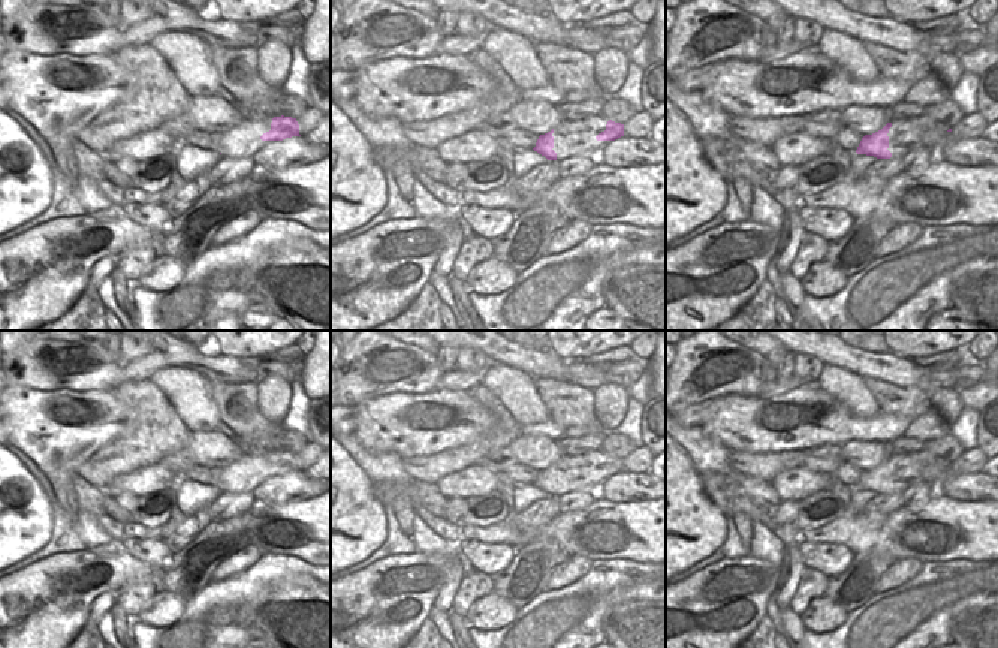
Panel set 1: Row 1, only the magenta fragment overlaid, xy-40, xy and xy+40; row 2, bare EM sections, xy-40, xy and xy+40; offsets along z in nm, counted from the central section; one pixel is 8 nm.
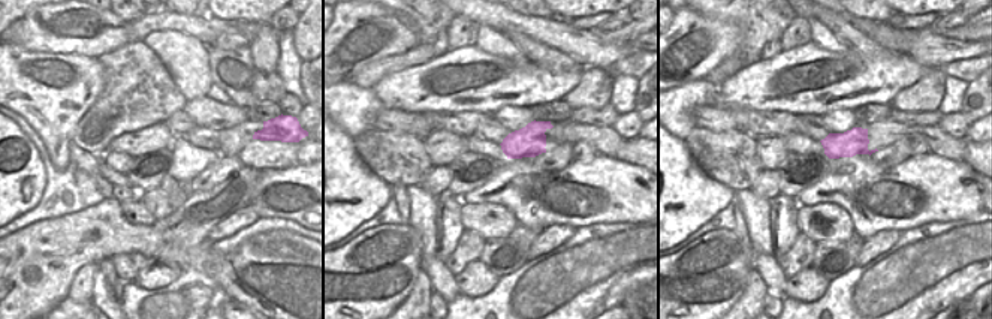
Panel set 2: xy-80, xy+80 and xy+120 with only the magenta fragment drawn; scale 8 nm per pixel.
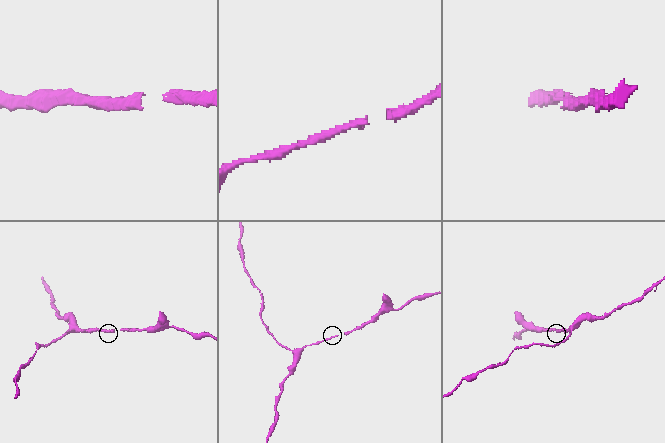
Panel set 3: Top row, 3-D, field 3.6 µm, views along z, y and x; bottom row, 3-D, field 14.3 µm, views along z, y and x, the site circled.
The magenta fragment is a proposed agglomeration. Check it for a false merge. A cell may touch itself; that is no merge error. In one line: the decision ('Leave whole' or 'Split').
Leave whole.

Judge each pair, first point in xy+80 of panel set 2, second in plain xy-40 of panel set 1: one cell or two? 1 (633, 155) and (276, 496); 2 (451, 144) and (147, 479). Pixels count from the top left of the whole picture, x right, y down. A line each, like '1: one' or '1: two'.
1: one
2: one

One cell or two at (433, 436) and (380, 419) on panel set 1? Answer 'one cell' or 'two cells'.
one cell

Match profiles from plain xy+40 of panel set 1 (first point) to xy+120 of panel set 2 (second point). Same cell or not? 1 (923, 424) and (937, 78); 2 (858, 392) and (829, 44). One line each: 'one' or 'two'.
1: one
2: one

